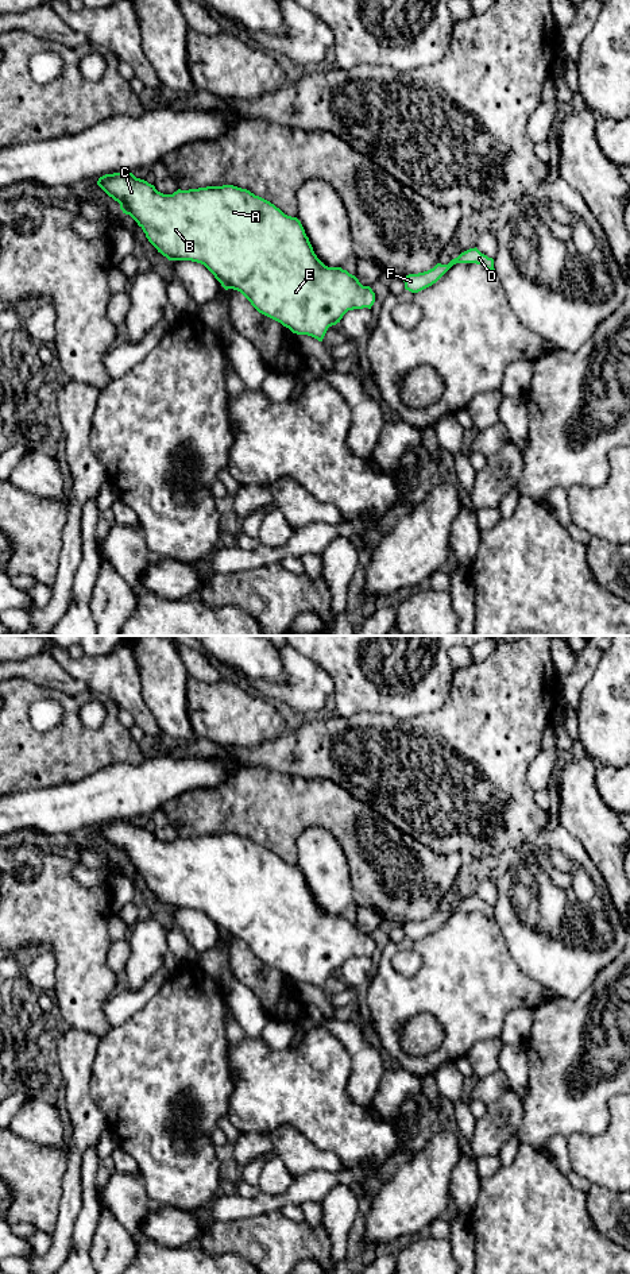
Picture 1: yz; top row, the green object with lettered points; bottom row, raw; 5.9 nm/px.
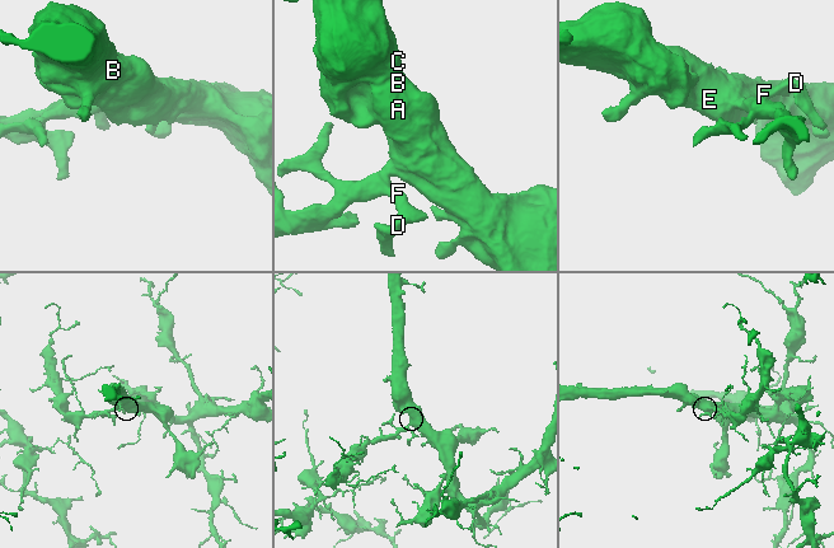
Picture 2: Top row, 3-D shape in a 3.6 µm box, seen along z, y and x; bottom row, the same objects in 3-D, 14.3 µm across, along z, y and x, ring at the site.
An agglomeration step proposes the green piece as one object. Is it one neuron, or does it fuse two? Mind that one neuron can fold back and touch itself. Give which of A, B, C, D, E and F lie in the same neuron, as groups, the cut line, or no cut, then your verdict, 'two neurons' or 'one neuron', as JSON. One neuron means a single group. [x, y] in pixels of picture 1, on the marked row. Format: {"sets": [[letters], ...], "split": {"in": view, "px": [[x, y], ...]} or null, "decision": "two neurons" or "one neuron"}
{"sets": [["A", "B", "C", "D", "E", "F"]], "split": null, "decision": "one neuron"}

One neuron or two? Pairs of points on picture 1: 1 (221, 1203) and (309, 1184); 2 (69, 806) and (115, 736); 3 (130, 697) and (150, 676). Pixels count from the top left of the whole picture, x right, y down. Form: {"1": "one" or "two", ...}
{"1": "one", "2": "two", "3": "two"}

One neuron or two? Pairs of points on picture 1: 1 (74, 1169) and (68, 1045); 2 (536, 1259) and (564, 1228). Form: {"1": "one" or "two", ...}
{"1": "one", "2": "one"}

